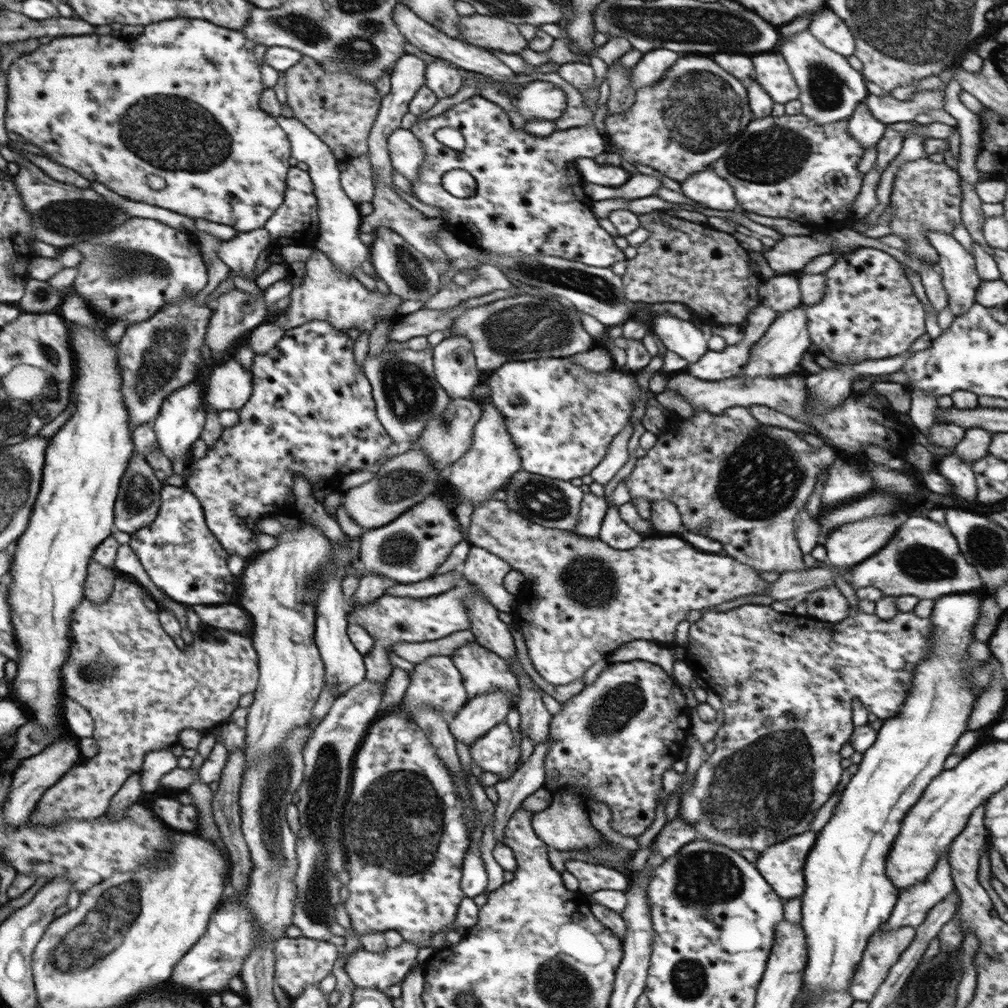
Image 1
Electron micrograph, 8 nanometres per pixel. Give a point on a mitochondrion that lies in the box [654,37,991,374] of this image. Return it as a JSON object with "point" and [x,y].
{"point":[700,111]}

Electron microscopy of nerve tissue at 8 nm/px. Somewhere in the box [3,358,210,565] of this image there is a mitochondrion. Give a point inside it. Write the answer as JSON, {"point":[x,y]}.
{"point":[139,498]}

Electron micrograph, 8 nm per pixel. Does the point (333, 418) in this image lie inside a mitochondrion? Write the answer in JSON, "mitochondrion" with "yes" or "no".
{"mitochondrion":"no"}

